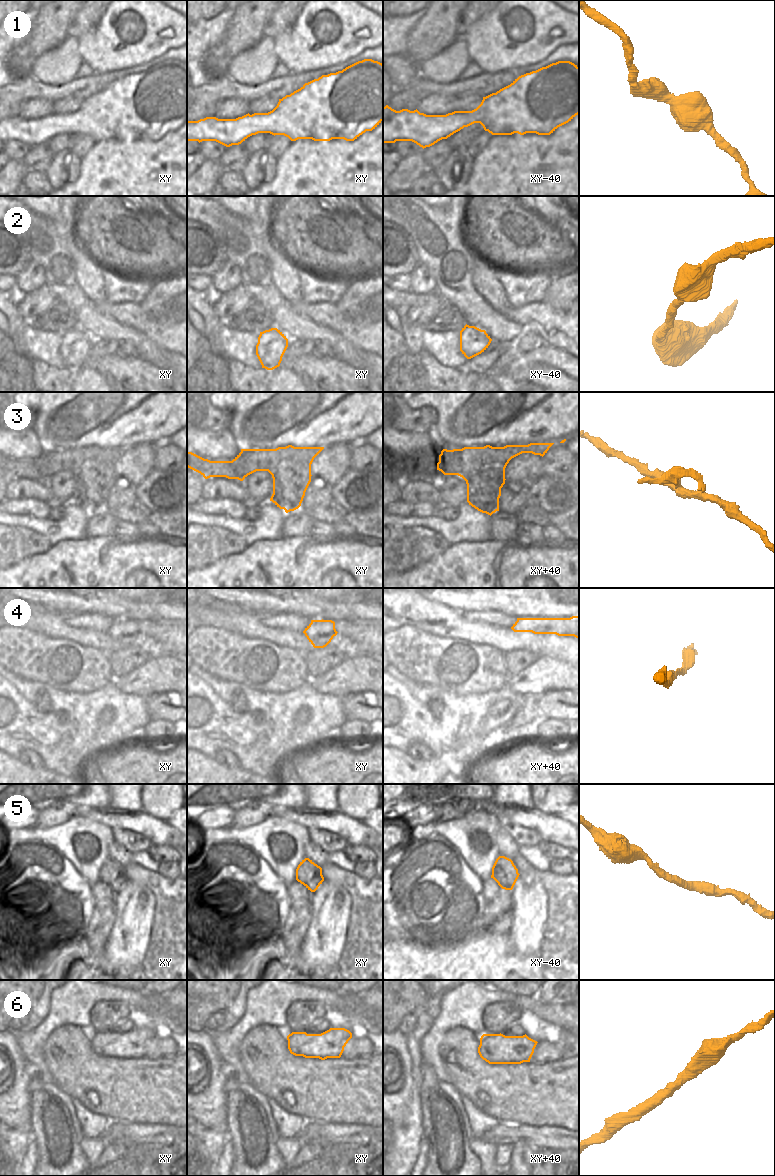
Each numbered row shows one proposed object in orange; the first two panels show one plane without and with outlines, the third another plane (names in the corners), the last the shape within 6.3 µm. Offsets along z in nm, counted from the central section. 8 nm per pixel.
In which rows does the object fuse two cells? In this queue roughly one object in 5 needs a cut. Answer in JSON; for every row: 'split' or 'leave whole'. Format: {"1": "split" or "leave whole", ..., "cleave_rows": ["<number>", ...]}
{"1": "leave whole", "2": "leave whole", "3": "split", "4": "leave whole", "5": "leave whole", "6": "leave whole", "cleave_rows": ["3"]}

